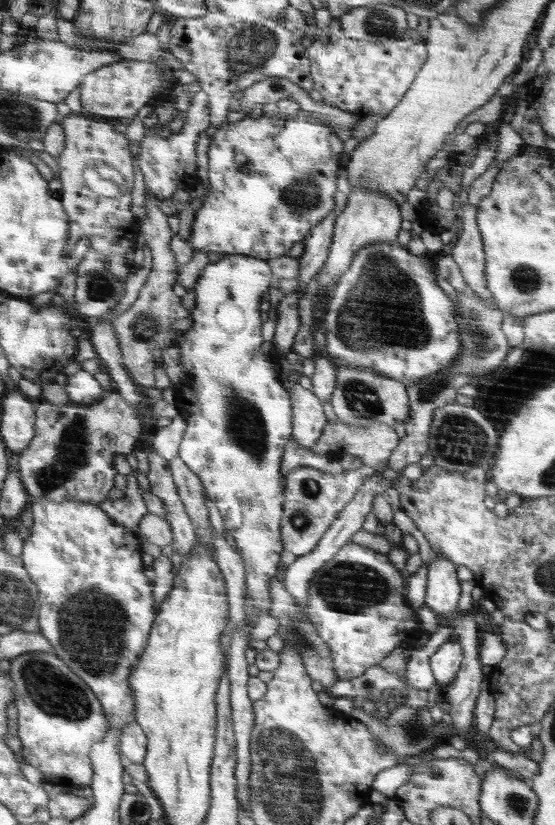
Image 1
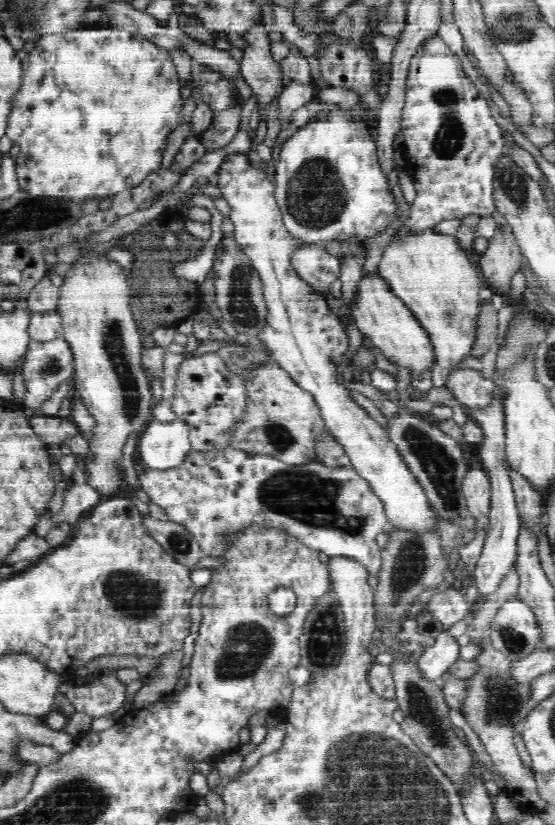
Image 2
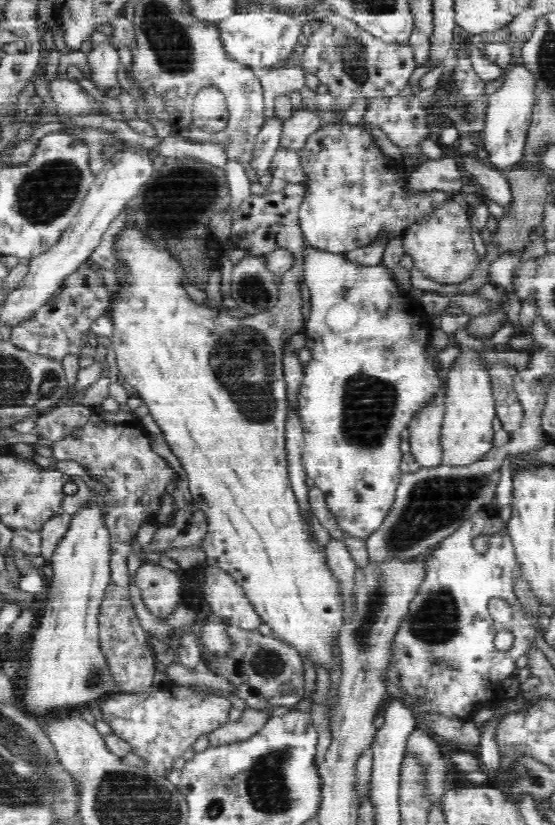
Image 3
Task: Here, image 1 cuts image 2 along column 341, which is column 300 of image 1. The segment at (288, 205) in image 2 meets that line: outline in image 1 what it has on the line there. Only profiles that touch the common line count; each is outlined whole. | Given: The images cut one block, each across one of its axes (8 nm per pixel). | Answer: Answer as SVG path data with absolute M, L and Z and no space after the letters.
M301 109L296 117L290 119L247 116L235 124L227 123L211 141L211 190L192 222L189 243L202 252L244 253L268 262L287 255L294 243L304 239L336 206L334 192L337 191L336 180L344 148L334 130L333 124L326 124L320 116L313 118Z

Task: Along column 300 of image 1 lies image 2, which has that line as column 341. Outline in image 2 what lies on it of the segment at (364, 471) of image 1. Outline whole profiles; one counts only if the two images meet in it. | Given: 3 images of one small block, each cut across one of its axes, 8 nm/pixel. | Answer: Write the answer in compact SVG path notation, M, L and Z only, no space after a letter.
M232 447L222 450L208 450L206 453L197 453L196 450L190 450L186 454L186 460L170 470L153 470L147 469L145 473L138 475L138 483L140 490L144 491L149 500L164 508L168 519L173 522L178 522L184 529L189 531L189 534L196 538L204 555L221 556L228 546L226 538L230 538L230 534L240 532L252 524L259 526L268 526L269 528L278 528L284 530L289 537L296 538L303 545L308 546L312 550L324 552L329 557L350 557L356 559L360 564L363 564L369 574L378 578L378 572L381 568L381 549L377 545L376 538L385 530L385 527L390 525L387 515L385 514L385 505L378 499L378 496L371 490L369 483L360 474L357 474L353 468L327 468L324 464L318 461L308 462L304 465L288 465L284 462L276 460L272 456L266 454L247 454L242 450L235 450Z

